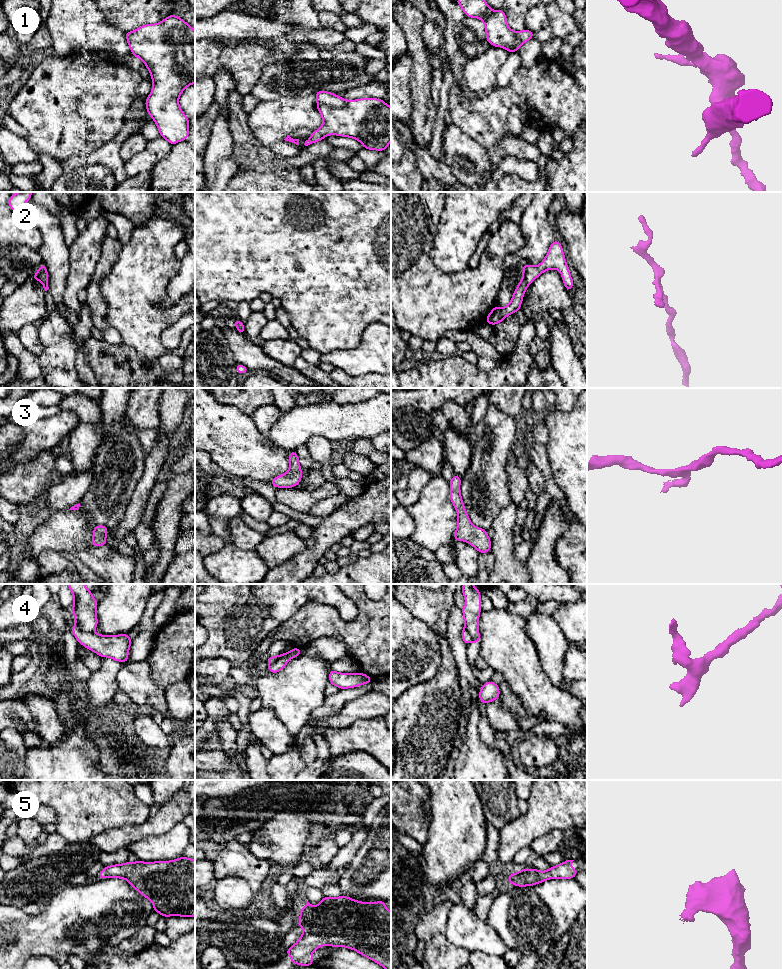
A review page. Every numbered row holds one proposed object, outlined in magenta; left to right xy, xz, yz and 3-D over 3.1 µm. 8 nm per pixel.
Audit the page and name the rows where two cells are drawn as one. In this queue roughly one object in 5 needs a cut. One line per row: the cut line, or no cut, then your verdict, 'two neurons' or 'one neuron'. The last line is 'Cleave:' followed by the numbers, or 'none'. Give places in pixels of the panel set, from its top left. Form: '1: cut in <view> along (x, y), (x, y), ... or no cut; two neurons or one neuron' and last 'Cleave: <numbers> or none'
1: no cut; one neuron
2: no cut; one neuron
3: no cut; one neuron
4: cut in xz along (288, 660), (276, 660), (268, 665); two neurons
5: no cut; one neuron
Cleave: 4

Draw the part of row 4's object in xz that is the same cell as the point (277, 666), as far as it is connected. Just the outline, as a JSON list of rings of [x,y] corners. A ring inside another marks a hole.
[[[281,659],[281,660],[278,660],[278,661],[272,663],[272,664],[269,664],[268,665],[268,672],[278,673],[282,669],[284,669],[284,667],[287,665],[287,663],[288,663],[287,659]]]

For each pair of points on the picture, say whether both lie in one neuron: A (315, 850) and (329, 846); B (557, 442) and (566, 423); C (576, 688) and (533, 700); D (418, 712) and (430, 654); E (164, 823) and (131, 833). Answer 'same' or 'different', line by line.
A: same
B: same
C: different
D: different
E: same

